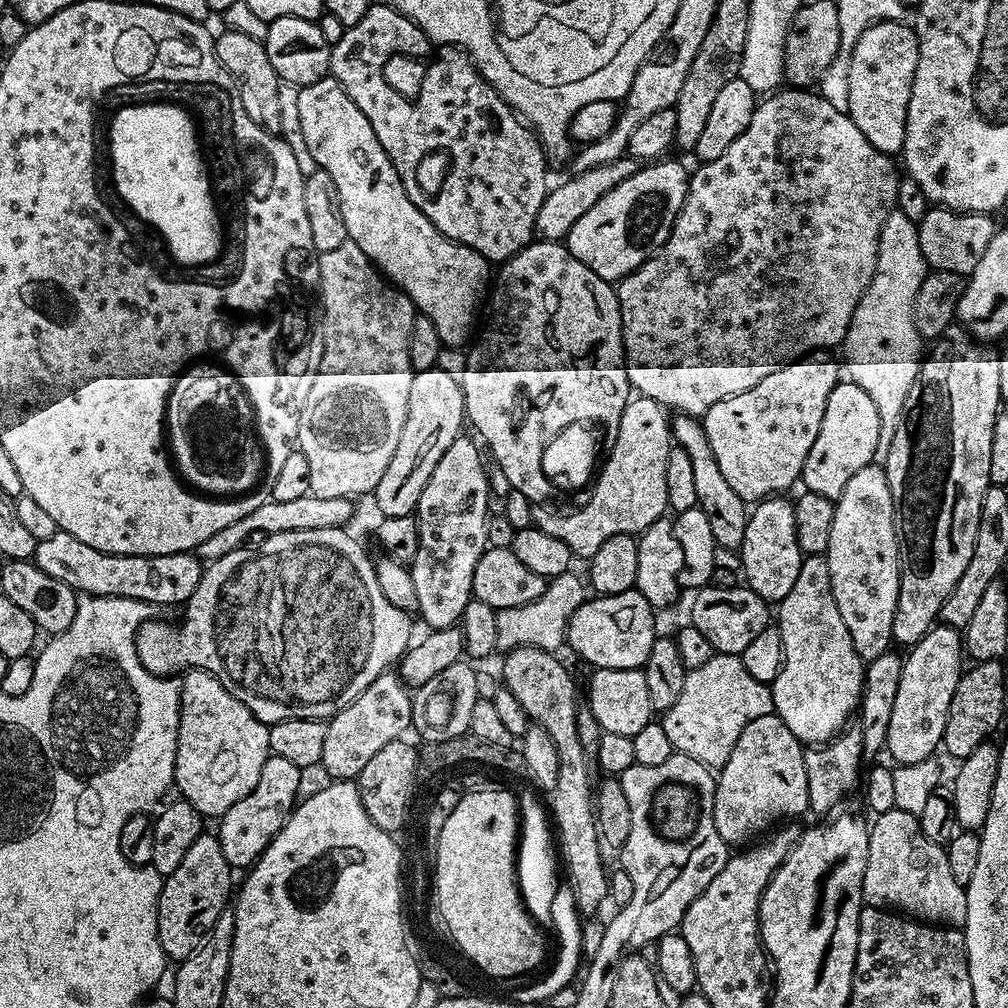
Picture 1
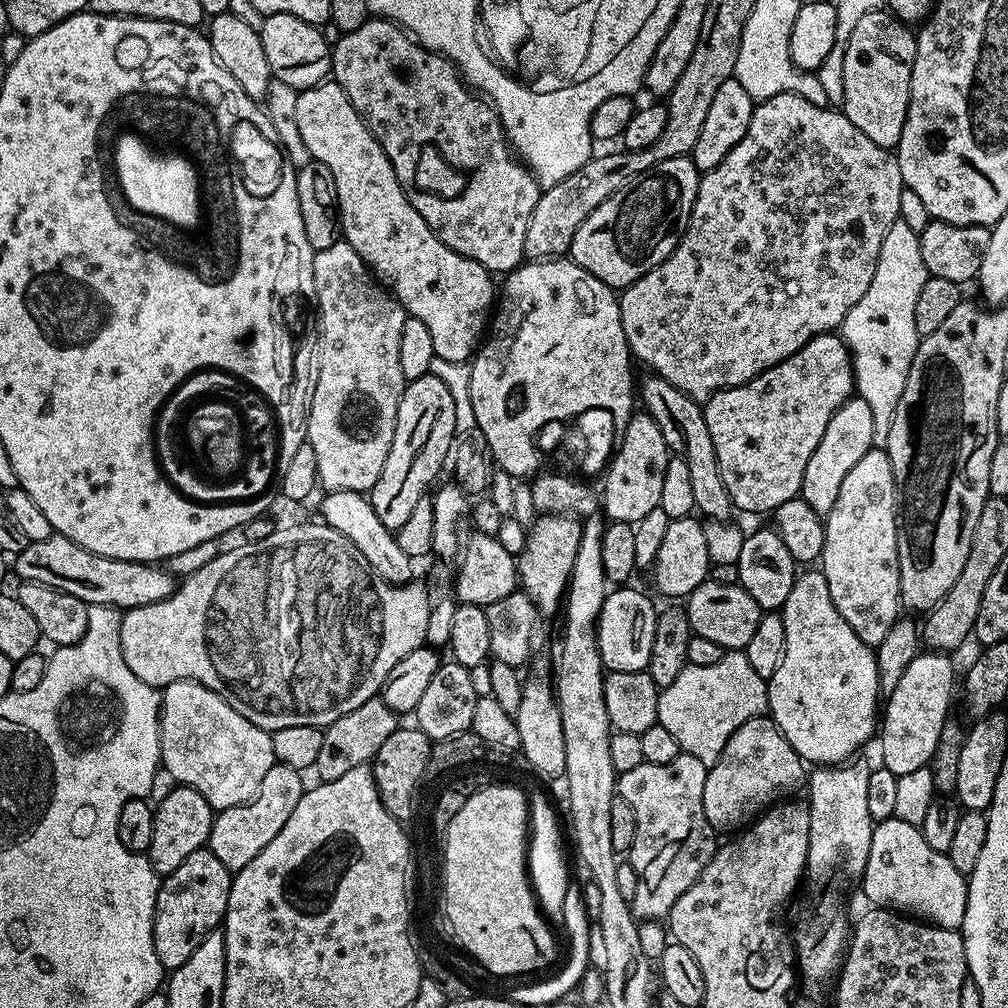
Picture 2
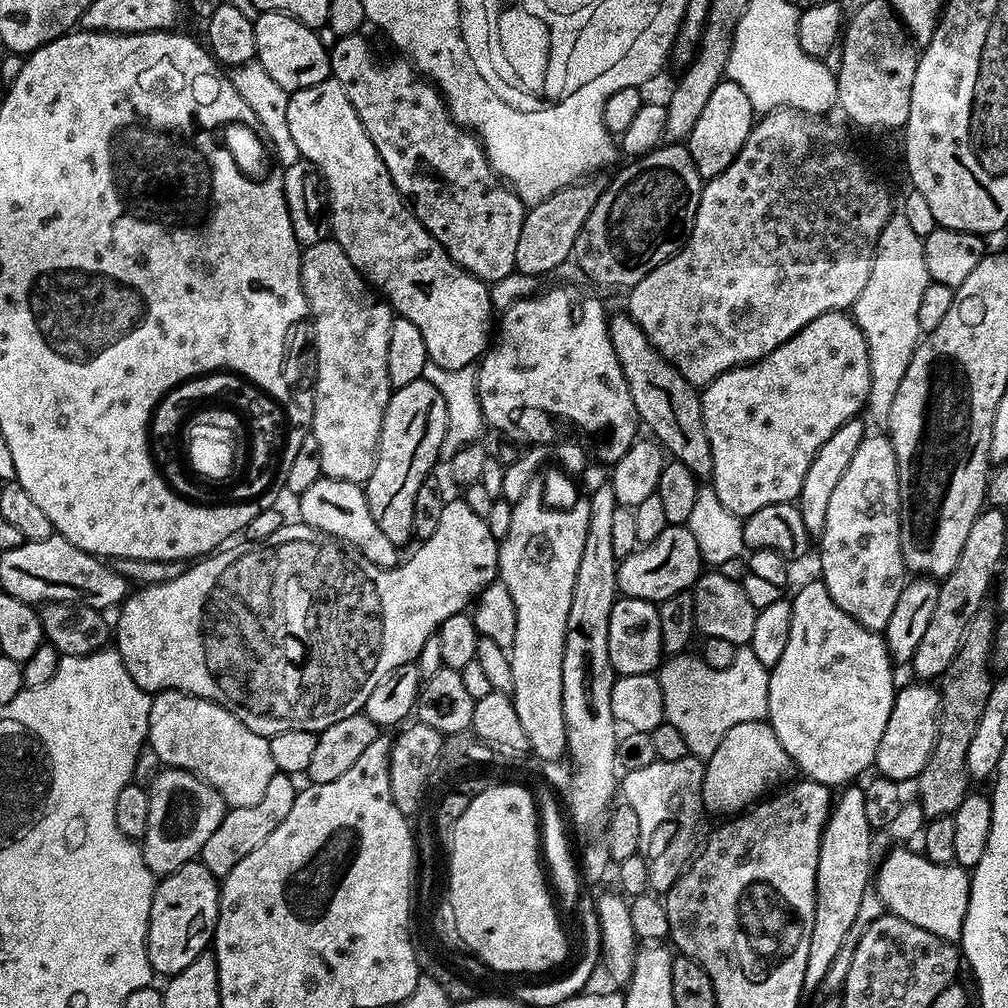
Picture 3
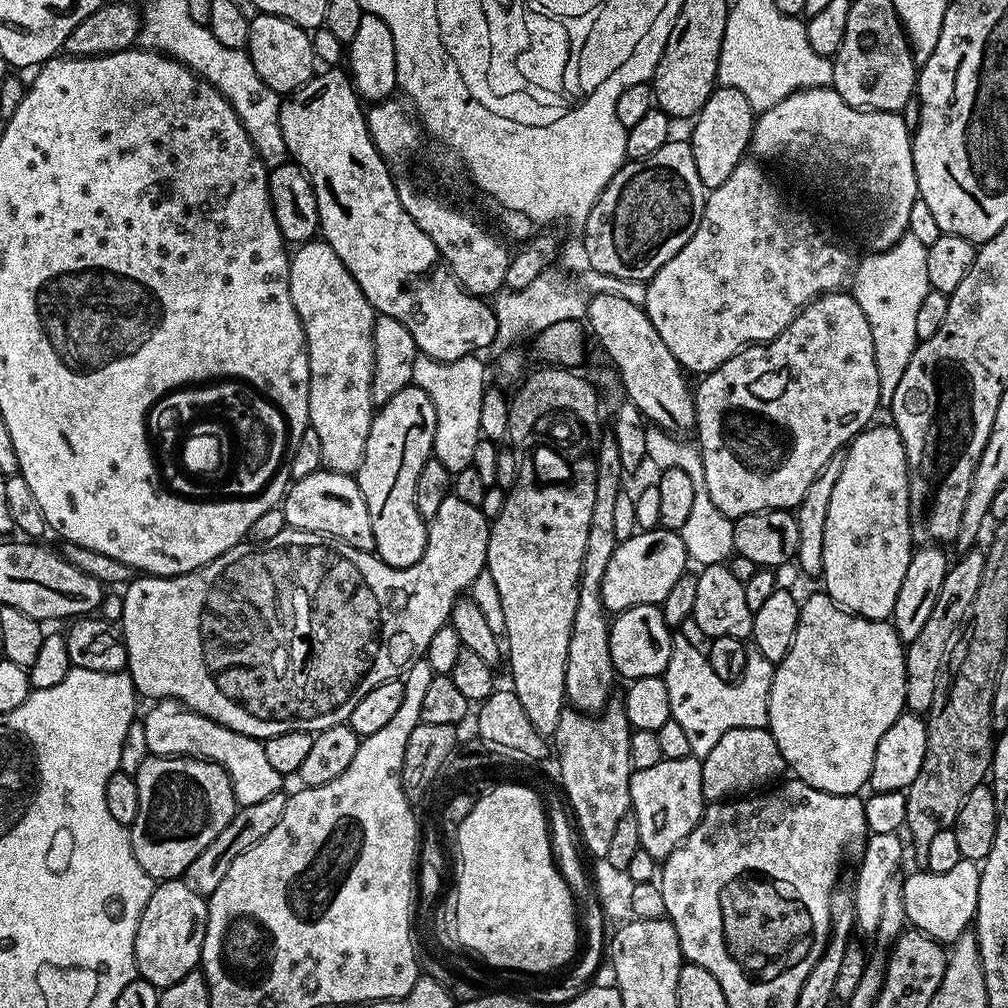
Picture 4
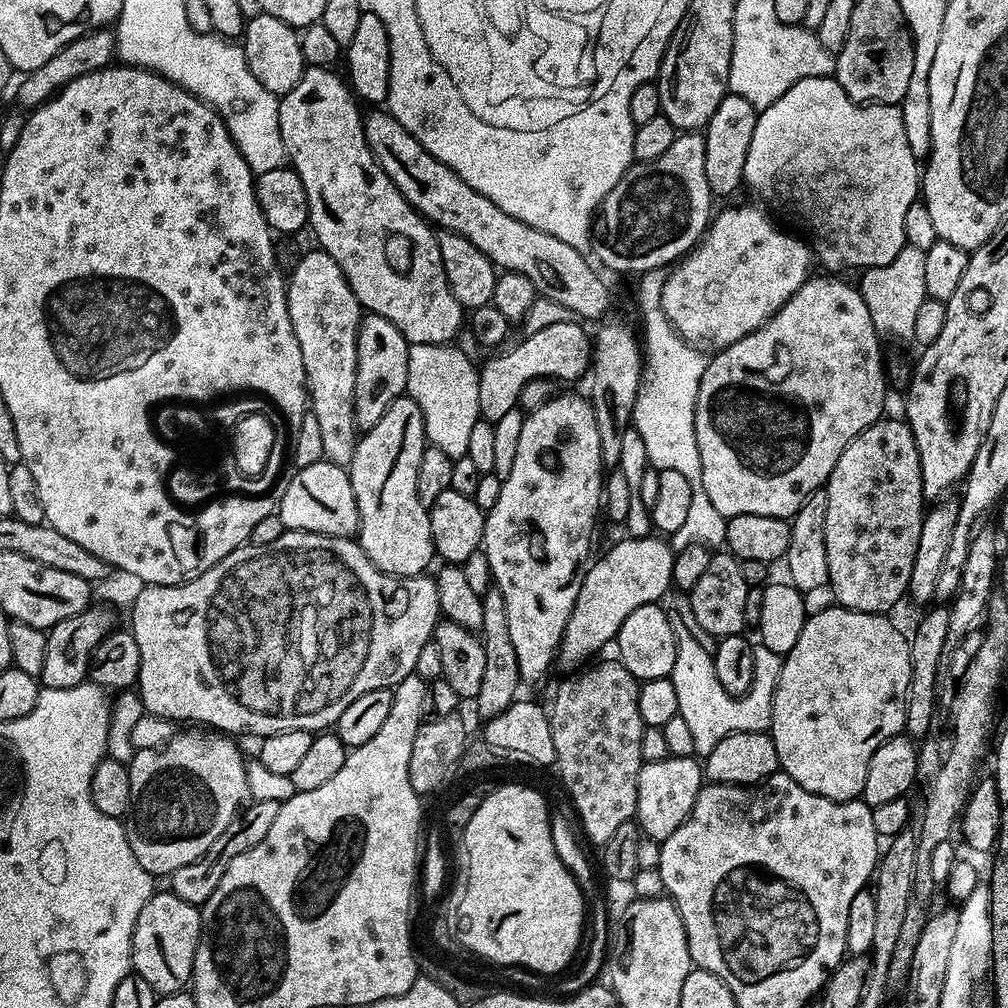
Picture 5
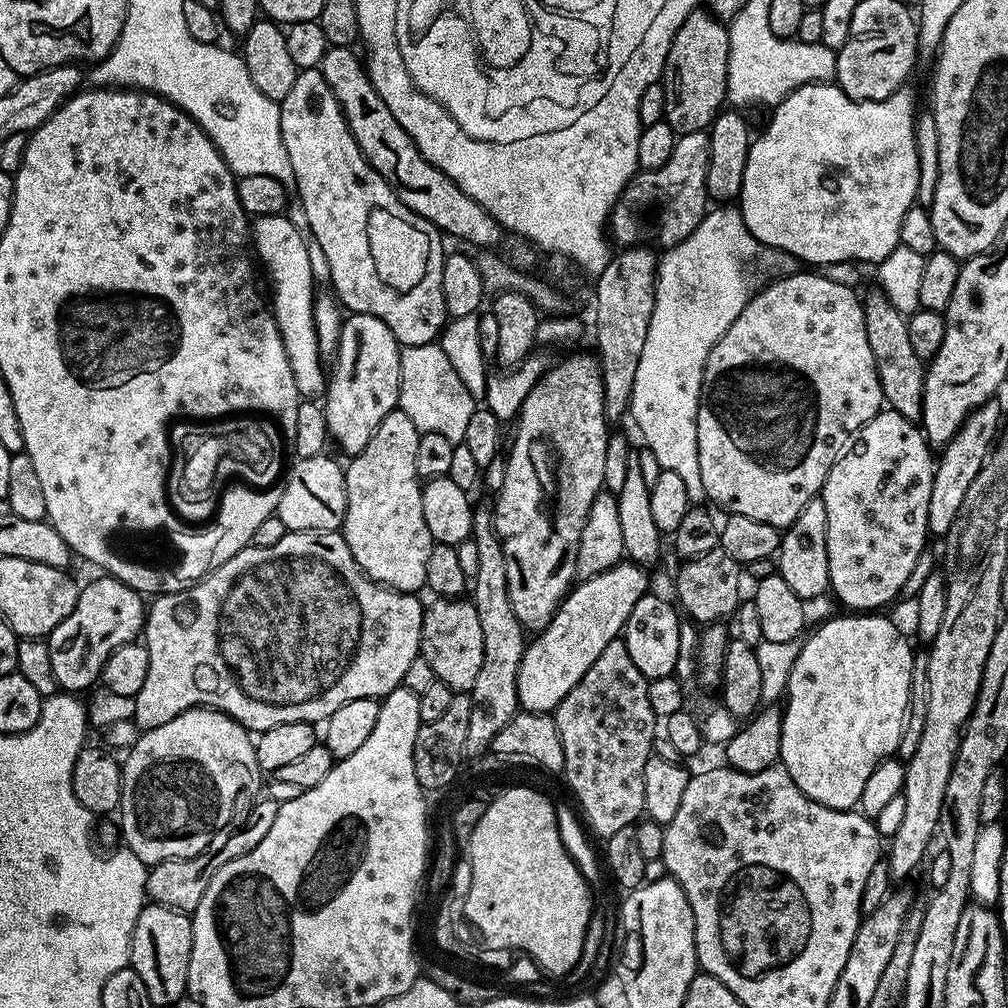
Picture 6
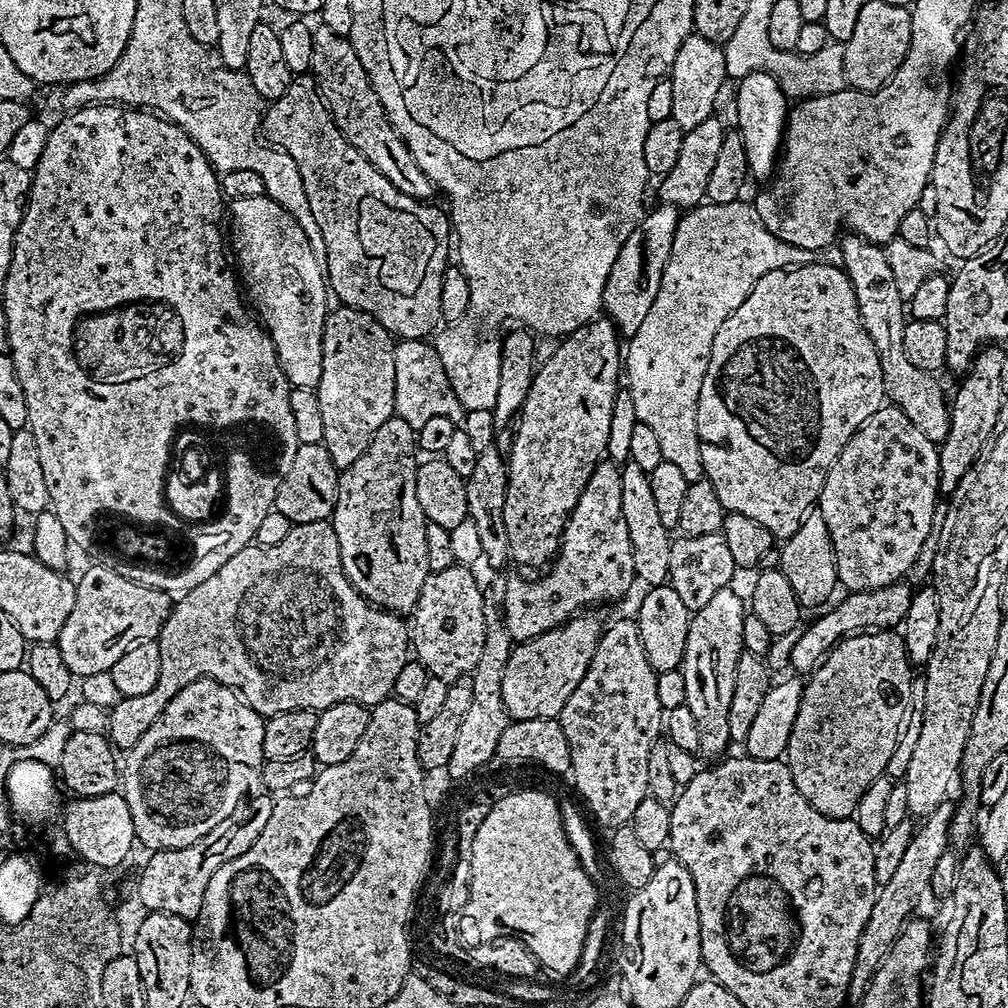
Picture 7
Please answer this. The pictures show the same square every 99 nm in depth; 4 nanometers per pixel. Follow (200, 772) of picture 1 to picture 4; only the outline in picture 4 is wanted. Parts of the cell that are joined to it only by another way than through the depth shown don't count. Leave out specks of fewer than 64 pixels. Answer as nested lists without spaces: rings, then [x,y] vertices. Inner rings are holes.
[[[157,700],[148,713],[143,713],[144,744],[153,756],[190,756],[198,760],[211,760],[222,766],[232,783],[237,805],[262,802],[270,794],[281,791],[282,778],[266,758],[263,743],[255,736],[238,734],[202,714],[190,711],[177,700]]]

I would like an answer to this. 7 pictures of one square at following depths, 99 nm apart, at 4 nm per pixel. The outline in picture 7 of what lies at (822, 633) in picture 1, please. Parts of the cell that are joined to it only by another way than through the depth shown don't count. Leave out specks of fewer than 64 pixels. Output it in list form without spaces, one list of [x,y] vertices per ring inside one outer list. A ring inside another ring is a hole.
[[[873,630],[845,636],[807,677],[786,763],[814,810],[839,820],[851,817],[866,786],[884,775],[905,703],[914,696],[912,672],[903,635],[896,630]]]

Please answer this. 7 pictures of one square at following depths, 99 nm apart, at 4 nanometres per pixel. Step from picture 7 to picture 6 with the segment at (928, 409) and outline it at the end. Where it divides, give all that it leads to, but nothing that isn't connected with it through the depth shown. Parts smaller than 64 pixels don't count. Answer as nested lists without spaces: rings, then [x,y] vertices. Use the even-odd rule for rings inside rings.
[[[873,290],[868,297],[865,295],[862,303],[866,318],[866,338],[870,338],[870,350],[874,350],[874,362],[884,391],[884,404],[891,411],[902,414],[902,418],[919,421],[926,364],[918,358],[918,354],[914,354],[914,346],[910,346],[908,316],[899,312],[890,298],[886,298],[886,294],[879,290]]]

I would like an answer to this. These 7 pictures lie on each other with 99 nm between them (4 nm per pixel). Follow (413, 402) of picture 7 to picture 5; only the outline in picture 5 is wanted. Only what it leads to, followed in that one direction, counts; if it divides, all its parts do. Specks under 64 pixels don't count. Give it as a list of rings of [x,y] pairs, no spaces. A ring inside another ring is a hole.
[[[409,344],[408,346],[408,386],[406,395],[418,402],[418,410],[422,410],[424,419],[424,434],[428,444],[438,446],[446,454],[454,458],[468,455],[470,434],[474,422],[481,420],[478,404],[479,371],[477,365],[472,365],[473,357],[463,352],[459,346],[446,344]]]

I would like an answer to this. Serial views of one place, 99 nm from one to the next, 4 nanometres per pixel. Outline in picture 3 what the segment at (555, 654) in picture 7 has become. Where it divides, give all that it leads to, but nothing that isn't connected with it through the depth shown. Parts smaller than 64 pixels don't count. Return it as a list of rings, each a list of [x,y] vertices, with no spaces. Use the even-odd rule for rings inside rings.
[[[673,524],[662,530],[649,544],[641,544],[616,569],[616,587],[624,596],[659,602],[679,592],[687,592],[702,575],[698,542],[687,526]]]

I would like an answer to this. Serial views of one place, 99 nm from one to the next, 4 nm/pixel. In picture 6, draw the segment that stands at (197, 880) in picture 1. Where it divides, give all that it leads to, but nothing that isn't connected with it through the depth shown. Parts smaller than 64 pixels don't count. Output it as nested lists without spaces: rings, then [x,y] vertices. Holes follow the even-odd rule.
[[[145,903],[132,935],[130,967],[146,982],[146,994],[154,1006],[176,1004],[188,991],[188,967],[192,953],[192,922],[185,913],[165,904]]]

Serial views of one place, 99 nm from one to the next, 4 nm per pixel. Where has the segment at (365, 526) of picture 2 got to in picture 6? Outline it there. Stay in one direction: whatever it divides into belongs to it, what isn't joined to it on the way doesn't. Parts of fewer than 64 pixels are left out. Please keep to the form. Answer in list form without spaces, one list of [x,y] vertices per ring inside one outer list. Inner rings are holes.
[[[328,454],[314,458],[299,458],[296,465],[289,467],[283,481],[282,498],[276,507],[276,515],[288,528],[289,532],[334,532],[343,529],[344,511],[346,510],[346,486],[344,485],[345,469]]]

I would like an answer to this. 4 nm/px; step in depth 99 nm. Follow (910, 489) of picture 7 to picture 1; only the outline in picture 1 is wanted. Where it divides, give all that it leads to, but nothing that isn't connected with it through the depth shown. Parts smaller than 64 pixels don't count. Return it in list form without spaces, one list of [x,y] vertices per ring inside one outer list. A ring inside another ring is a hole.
[[[875,462],[862,466],[862,470],[846,482],[846,490],[842,490],[834,503],[834,526],[830,526],[830,546],[826,553],[830,586],[834,602],[838,602],[838,614],[842,622],[846,622],[846,630],[850,630],[854,650],[858,650],[861,660],[871,662],[893,647],[892,627],[900,585],[900,543],[896,537],[896,509],[892,506],[888,475]]]

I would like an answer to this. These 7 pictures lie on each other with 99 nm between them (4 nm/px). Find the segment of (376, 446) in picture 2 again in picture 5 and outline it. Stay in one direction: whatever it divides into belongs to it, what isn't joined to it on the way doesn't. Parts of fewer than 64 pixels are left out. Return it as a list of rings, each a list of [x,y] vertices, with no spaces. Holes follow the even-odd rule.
[[[322,250],[315,251],[316,252],[306,253],[305,256],[293,266],[292,277],[291,274],[287,277],[288,313],[290,314],[290,322],[294,326],[294,338],[298,338],[298,350],[302,350],[302,362],[304,363],[306,378],[308,379],[307,394],[310,401],[310,410],[318,418],[318,431],[322,433],[324,459],[332,464],[347,466],[352,463],[358,439],[356,415],[354,414],[354,386],[356,385],[356,371],[358,370],[358,330],[360,329],[360,322],[362,319],[362,309],[358,298],[354,298],[354,290],[350,290],[350,282],[346,282],[346,274],[342,274],[338,262],[334,262],[334,258],[330,258],[330,254],[326,254]]]

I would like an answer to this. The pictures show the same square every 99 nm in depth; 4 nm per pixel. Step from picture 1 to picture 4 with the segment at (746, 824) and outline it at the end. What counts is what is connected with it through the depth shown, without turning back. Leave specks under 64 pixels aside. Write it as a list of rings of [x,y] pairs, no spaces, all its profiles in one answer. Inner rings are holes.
[[[767,728],[730,730],[716,743],[714,750],[710,750],[710,754],[702,757],[702,794],[708,802],[727,800],[737,794],[763,789],[783,777],[783,772],[786,772],[786,765],[782,750],[778,750],[778,742],[774,742]]]

